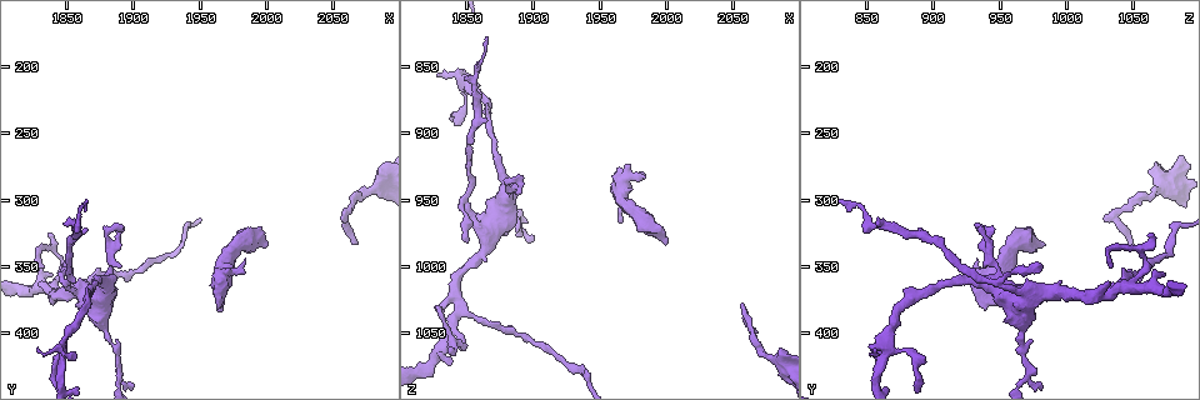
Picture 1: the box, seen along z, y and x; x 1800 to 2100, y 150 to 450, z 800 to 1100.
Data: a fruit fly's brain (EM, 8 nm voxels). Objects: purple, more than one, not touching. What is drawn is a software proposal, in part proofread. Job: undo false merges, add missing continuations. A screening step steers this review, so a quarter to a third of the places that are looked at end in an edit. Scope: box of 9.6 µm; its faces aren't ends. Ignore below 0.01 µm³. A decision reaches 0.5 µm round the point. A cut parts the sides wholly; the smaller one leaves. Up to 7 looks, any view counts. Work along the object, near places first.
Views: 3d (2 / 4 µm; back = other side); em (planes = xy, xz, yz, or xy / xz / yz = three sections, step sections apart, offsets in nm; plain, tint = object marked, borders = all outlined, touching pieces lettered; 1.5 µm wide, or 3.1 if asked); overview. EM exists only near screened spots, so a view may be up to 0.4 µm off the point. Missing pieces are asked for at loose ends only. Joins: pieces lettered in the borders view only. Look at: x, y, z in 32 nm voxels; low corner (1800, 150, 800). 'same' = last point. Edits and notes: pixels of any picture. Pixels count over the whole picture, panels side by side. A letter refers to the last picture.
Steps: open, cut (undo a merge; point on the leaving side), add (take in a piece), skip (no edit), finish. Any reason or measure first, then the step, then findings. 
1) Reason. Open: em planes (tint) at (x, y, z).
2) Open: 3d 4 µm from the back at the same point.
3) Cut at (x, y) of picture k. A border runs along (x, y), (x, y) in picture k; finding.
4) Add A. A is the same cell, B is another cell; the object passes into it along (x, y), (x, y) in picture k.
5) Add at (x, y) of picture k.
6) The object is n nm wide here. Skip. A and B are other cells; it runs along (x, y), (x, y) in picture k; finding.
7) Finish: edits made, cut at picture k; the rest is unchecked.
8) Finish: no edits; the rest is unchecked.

Open: 3d 2 µm at (1902, 354, 1058).

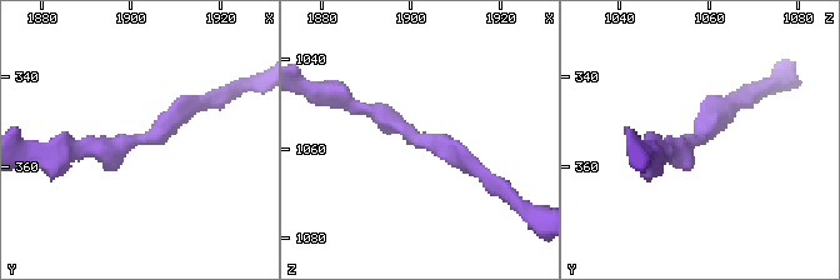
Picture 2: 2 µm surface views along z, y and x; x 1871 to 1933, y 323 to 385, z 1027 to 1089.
Open: em xz step 8 (tint) at (1902, 355, 1057).

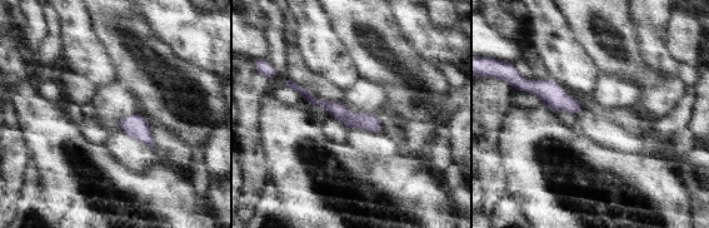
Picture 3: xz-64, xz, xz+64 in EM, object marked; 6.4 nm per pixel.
Open: em xy step 8 (borders) at the same point.

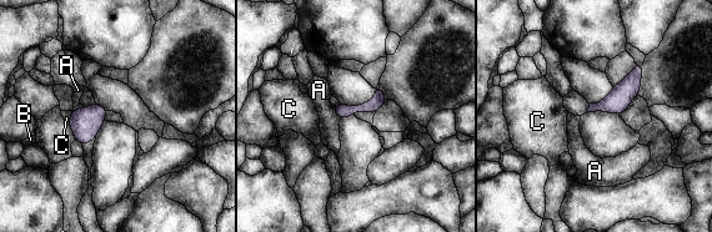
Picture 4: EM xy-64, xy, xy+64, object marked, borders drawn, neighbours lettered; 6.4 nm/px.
Skip. A, B and C are other cells; a border runs along (332, 106), (334, 112), (340, 119) in picture 4; all the same neuron.

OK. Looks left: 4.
An open end. Open: em planes (plain) at (2000, 334, 982).

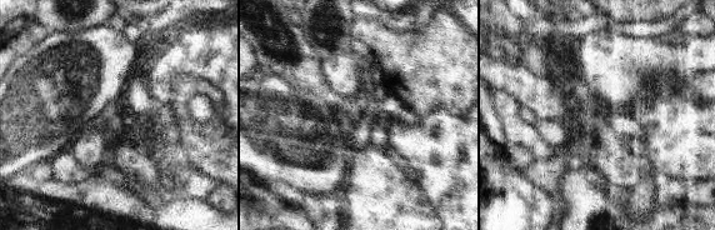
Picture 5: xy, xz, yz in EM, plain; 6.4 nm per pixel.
See the neighbours. Open: em planes (borders) at the same point.

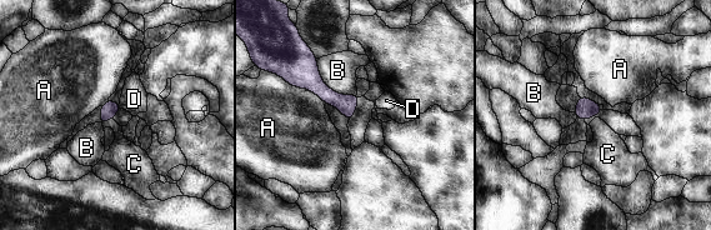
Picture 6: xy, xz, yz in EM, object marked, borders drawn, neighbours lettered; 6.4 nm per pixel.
Add C. C is the same cell, A, B and D are other cells; the object passes into it along (110, 109), (108, 120), (124, 155) in picture 6; it goes on there.

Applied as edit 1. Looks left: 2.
Finish: edits made, add at picture 6; the rest is unchecked.

